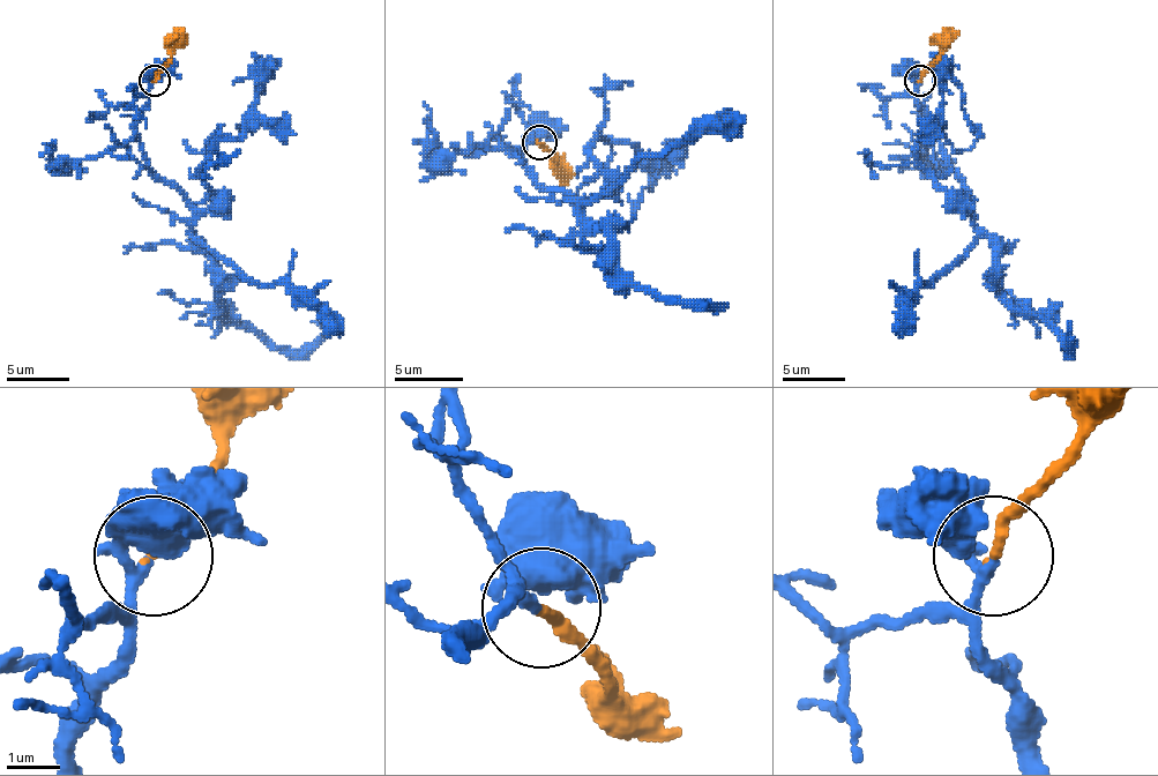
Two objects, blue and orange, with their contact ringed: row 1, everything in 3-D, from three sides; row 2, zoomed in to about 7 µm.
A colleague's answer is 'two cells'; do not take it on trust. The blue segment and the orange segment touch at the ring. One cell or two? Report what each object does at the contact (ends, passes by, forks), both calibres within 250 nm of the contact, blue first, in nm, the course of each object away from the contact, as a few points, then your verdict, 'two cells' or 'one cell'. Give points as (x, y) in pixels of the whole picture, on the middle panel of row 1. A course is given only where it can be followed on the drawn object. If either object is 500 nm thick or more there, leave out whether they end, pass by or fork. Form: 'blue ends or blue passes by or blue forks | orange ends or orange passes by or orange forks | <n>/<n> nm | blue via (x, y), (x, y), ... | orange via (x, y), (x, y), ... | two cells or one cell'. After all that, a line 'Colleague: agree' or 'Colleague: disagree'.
blue forks | orange ends | 150/220 nm | blue via (540, 143), (523, 150), (527, 171), (581, 201), (625, 273), (673, 304), (710, 307) | orange via (540, 143), (557, 161), (557, 174), (567, 184) | one cell
Colleague: disagree

